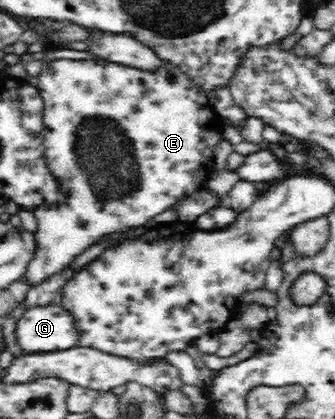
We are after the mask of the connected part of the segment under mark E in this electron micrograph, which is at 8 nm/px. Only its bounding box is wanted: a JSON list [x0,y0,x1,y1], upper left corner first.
[22,58,225,287]

